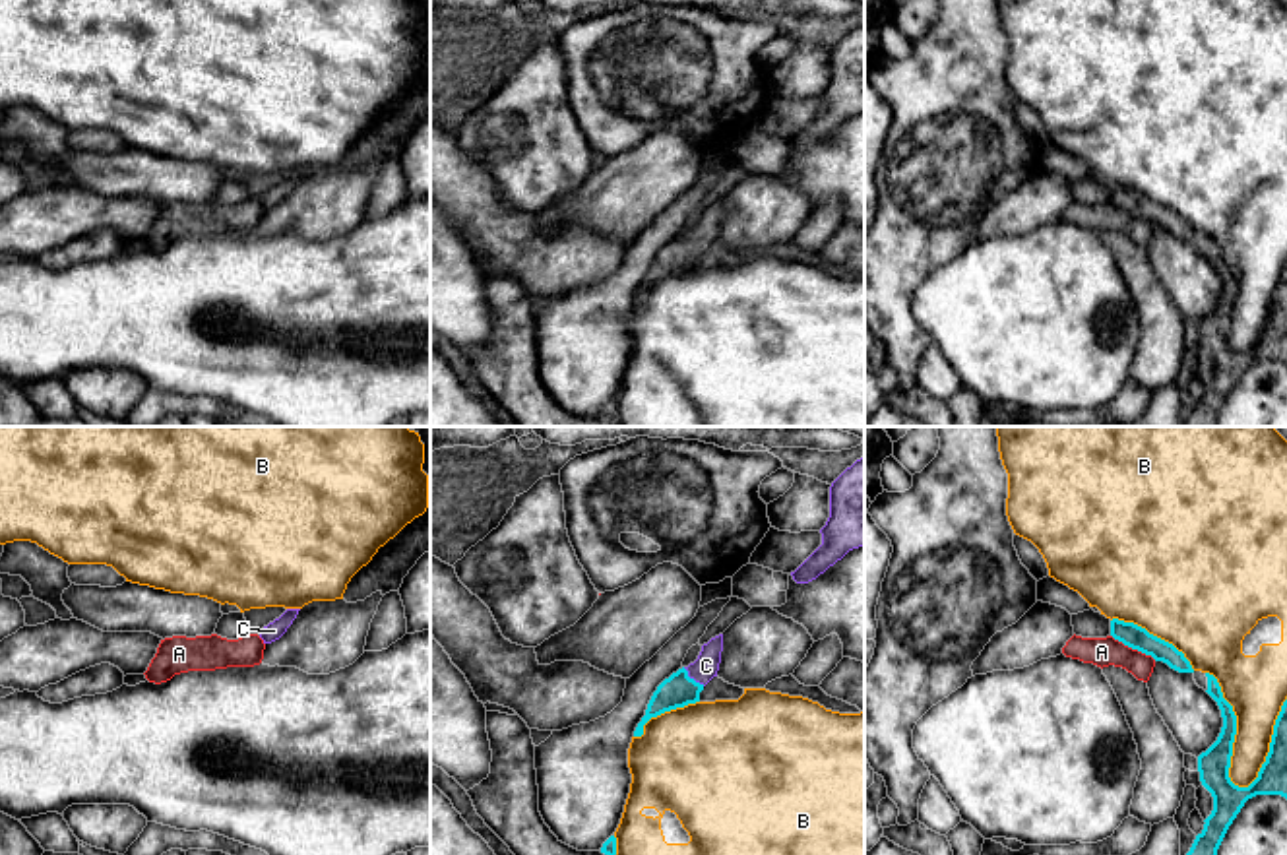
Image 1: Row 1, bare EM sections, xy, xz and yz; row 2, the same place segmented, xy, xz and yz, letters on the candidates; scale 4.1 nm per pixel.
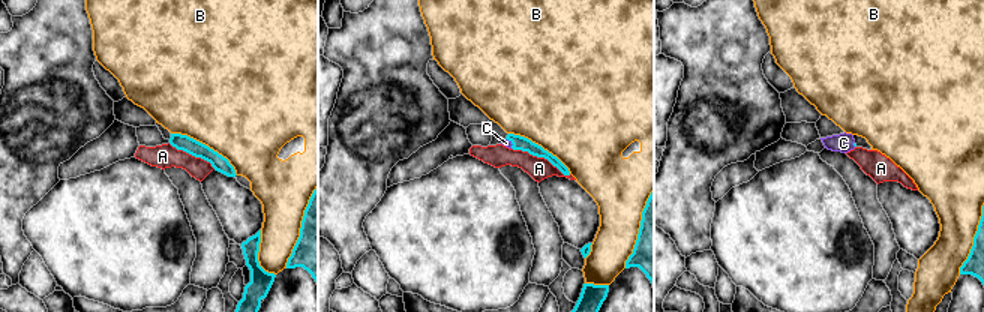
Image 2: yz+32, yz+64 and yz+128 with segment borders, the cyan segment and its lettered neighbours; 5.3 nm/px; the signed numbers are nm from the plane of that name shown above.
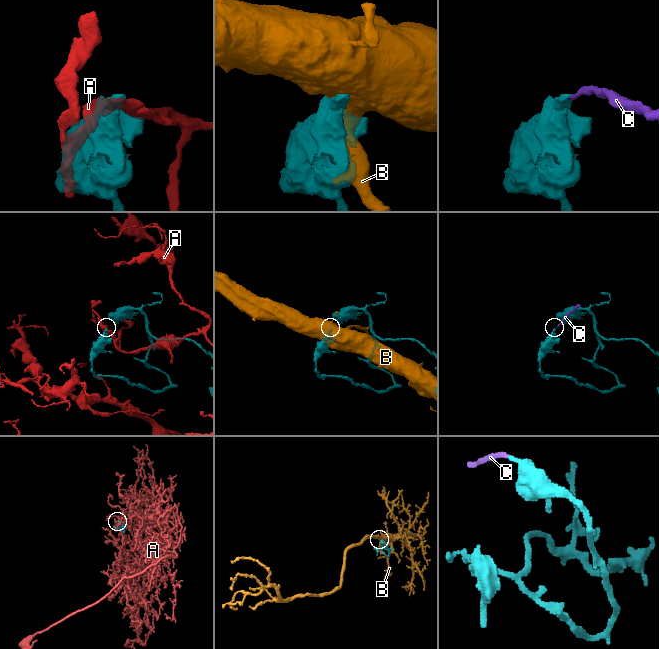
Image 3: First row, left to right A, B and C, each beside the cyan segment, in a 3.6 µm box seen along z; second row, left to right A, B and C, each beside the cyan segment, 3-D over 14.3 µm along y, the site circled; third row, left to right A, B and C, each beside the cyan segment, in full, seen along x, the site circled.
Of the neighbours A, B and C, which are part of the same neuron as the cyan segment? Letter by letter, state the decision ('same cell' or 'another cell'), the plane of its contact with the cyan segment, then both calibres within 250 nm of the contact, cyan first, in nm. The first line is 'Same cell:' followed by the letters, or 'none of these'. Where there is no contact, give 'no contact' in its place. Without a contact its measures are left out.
Same cell: C
A: another cell; meets cyan in yz; 100 nm thick on the cyan side, 120 nm on the other
B: another cell; meets cyan in yz; 130 nm thick on the cyan side, 260 nm on the other
C: same cell; meets cyan in xz; 140 nm thick on the cyan side, 100 nm on the other

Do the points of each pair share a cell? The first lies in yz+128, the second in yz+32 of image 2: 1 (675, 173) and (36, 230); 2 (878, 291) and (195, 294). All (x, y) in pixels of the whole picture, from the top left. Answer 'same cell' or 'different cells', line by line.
1: different cells
2: same cell

